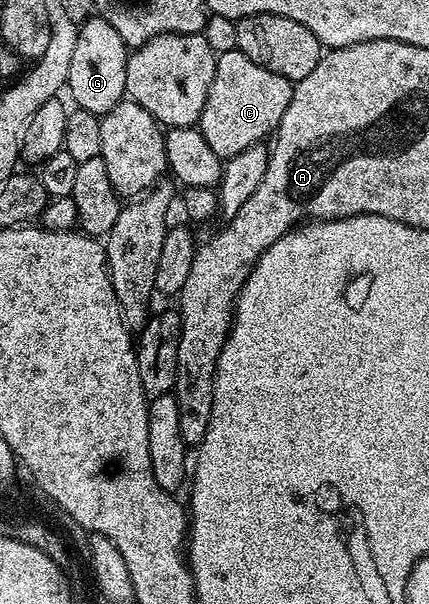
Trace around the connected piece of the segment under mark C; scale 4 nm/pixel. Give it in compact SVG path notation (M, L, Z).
M236 49L218 54L215 77L203 105L199 130L221 160L243 153L251 145L268 140L283 121L287 105L291 105L294 80L279 77L263 65L255 65L251 57Z

